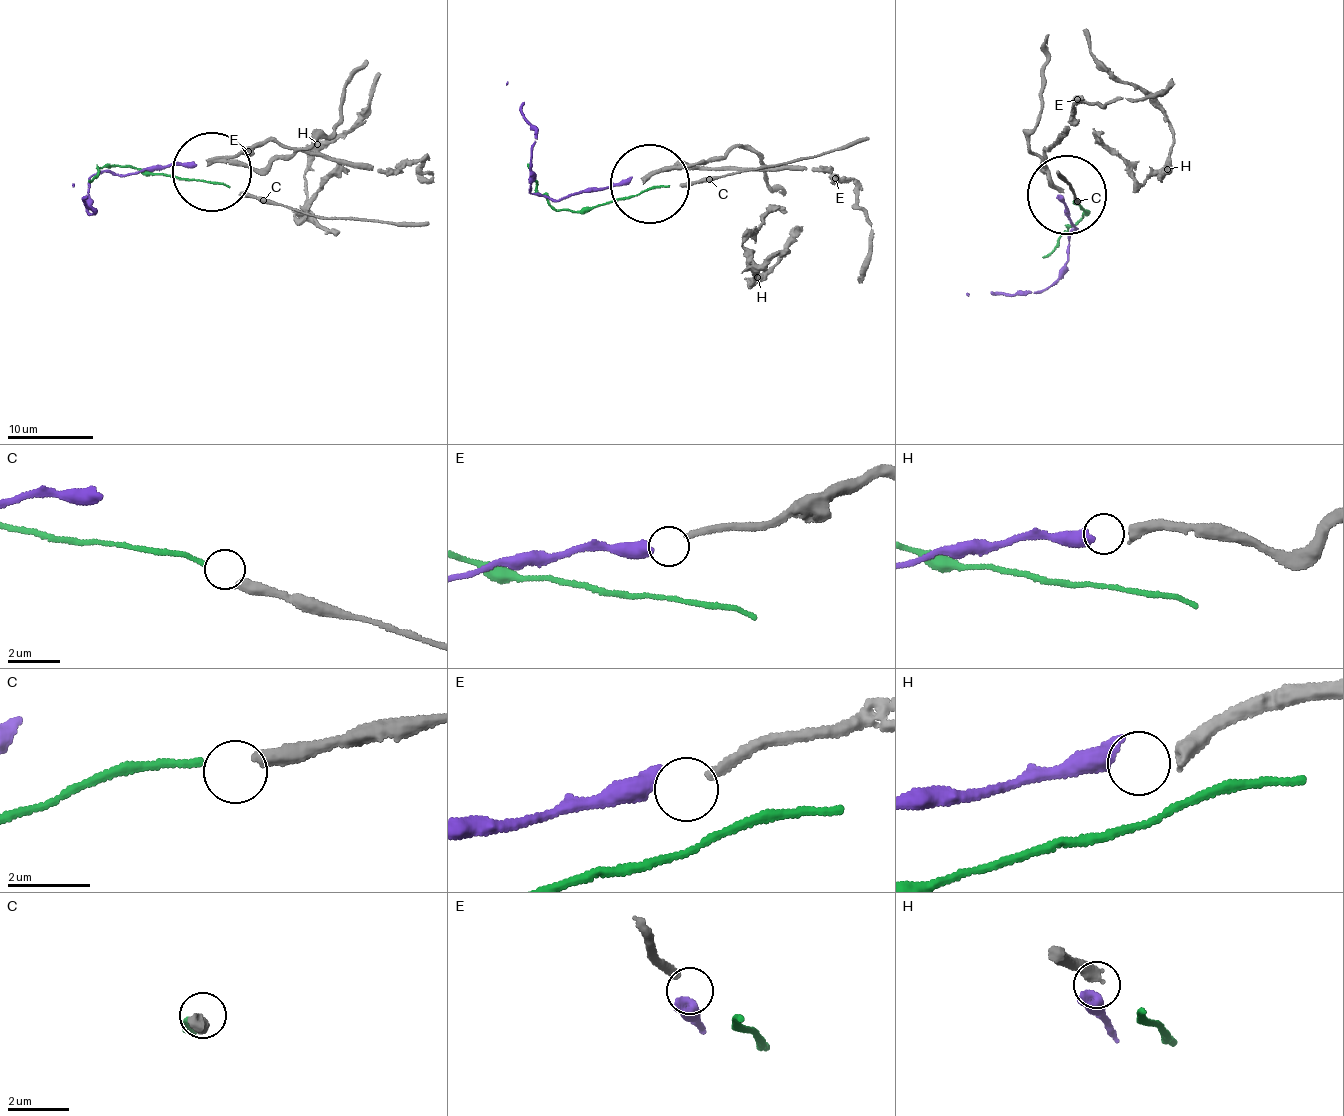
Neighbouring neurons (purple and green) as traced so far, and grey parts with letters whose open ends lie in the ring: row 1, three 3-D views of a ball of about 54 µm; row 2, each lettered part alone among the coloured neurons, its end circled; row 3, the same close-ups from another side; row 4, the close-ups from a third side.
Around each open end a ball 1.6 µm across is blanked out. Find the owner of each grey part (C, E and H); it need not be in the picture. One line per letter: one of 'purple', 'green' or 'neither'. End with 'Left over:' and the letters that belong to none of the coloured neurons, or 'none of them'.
C: green
E: purple
H: neither
Left over: H

